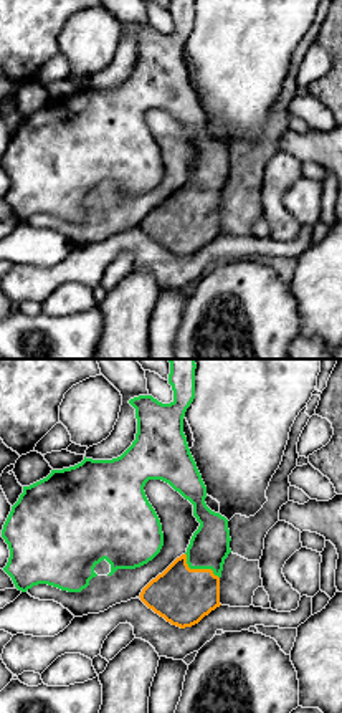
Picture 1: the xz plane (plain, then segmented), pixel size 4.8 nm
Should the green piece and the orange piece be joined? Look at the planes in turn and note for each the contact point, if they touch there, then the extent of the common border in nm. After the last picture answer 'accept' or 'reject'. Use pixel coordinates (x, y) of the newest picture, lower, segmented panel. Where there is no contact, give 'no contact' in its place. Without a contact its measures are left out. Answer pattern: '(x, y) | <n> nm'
(197, 568) | 200 nm

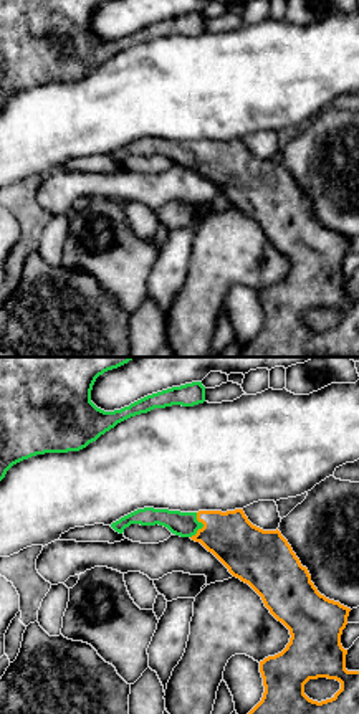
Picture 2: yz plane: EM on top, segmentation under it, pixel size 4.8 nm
(202, 526) | 130 nm

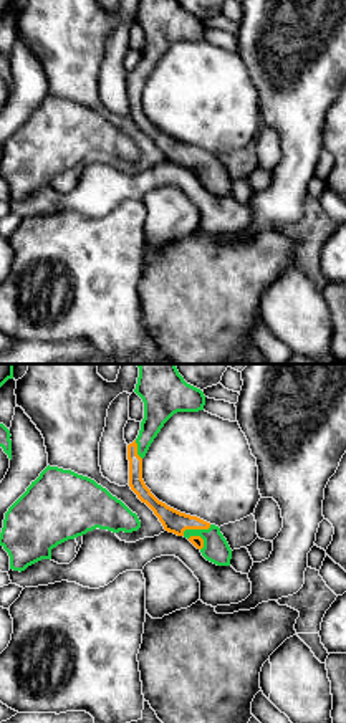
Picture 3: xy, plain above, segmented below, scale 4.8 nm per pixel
(196, 530) | 150 nm

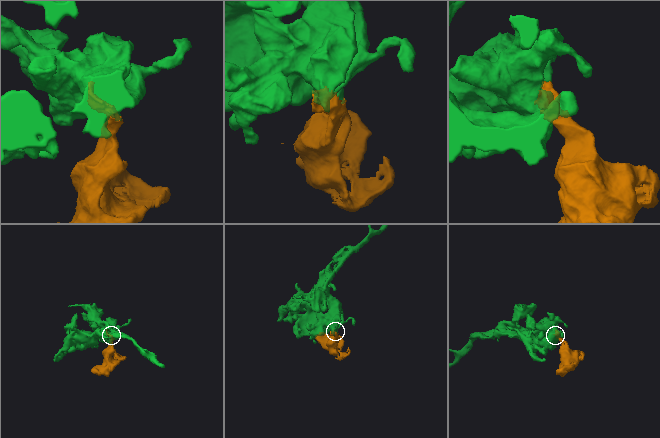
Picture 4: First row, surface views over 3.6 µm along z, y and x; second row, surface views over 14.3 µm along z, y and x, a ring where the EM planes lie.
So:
accept

